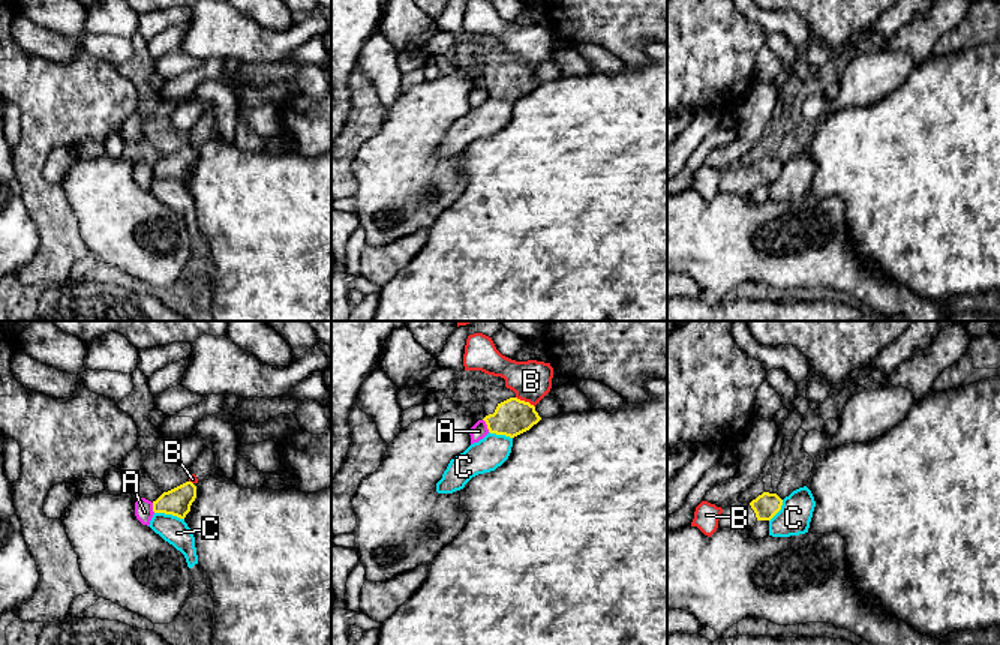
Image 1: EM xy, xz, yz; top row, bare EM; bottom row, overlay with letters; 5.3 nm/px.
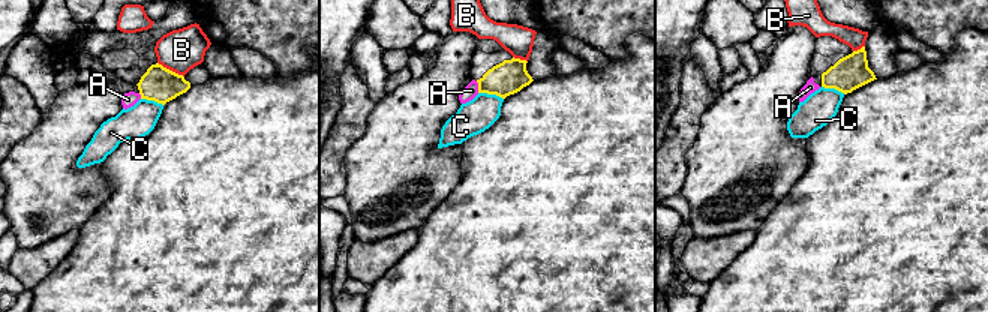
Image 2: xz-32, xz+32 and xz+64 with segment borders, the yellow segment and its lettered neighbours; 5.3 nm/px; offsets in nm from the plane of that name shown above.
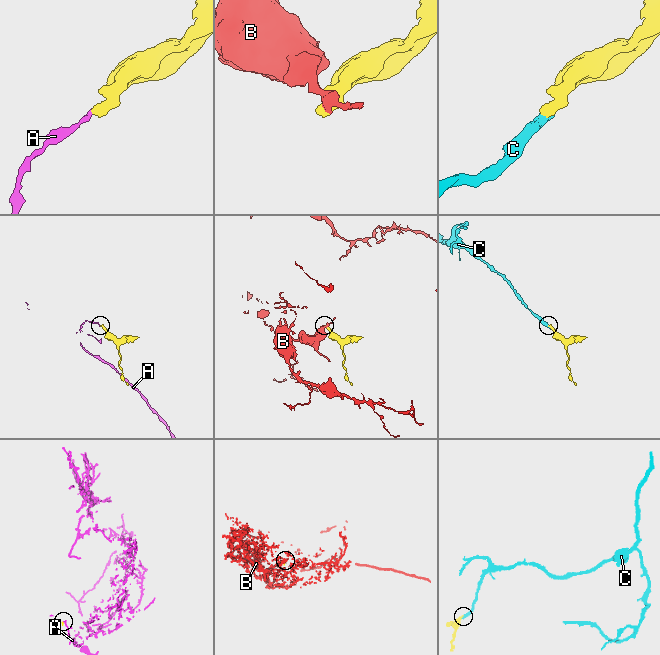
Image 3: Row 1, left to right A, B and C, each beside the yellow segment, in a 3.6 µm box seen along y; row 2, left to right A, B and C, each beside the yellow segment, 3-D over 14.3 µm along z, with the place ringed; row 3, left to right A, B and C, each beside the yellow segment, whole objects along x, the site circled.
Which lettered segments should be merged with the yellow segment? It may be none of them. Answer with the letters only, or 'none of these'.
none of these

